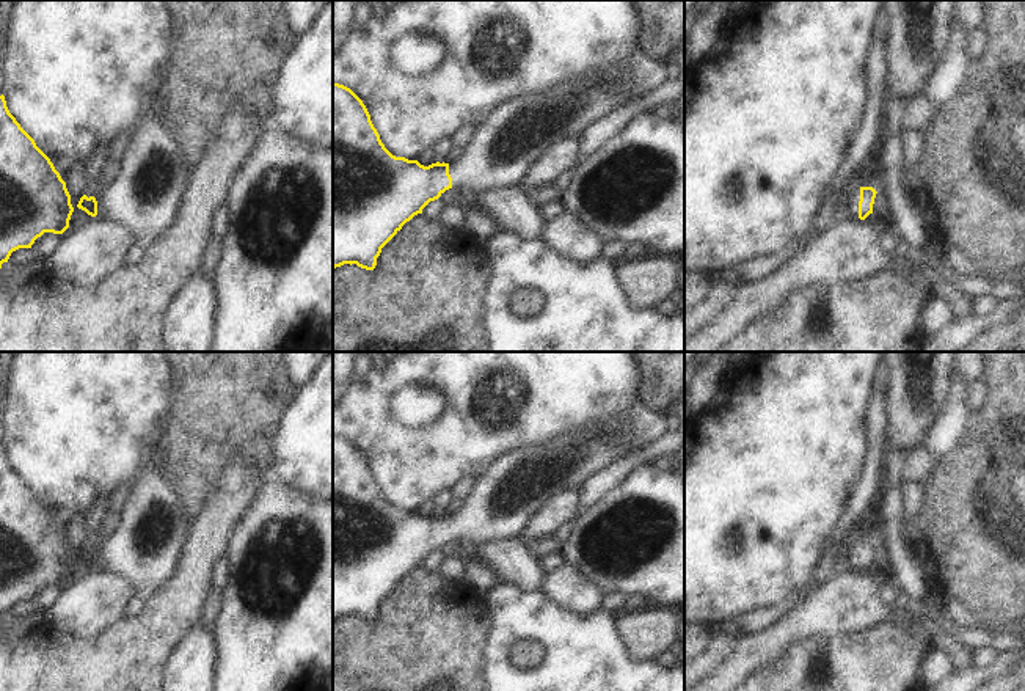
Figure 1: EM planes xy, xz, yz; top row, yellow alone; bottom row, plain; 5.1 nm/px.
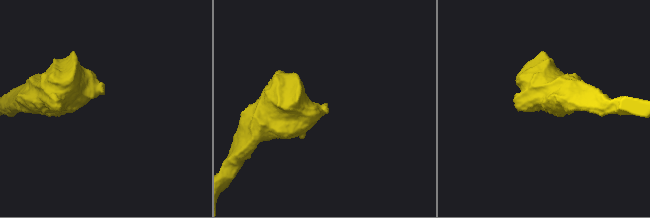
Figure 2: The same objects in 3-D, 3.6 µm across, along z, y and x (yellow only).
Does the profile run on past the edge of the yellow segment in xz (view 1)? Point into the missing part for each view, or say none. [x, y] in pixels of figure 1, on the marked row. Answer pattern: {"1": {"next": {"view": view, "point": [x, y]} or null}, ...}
{"1": {"next": {"view": "xz", "point": [515, 134]}}}

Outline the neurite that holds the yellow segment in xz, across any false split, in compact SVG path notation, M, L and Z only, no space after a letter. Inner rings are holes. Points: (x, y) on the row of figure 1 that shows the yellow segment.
M637 49L629 55L615 86L607 86L600 77L589 77L534 96L518 96L498 105L476 126L455 162L429 166L392 155L381 143L363 101L350 88L333 82L333 269L356 264L374 270L381 248L446 190L465 187L476 195L496 187L516 187L551 144L581 135L600 116L666 80L667 60L656 60Z

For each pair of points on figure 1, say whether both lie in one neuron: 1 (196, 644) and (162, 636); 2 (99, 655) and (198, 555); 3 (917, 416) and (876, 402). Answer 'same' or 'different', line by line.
1: different
2: same
3: different

